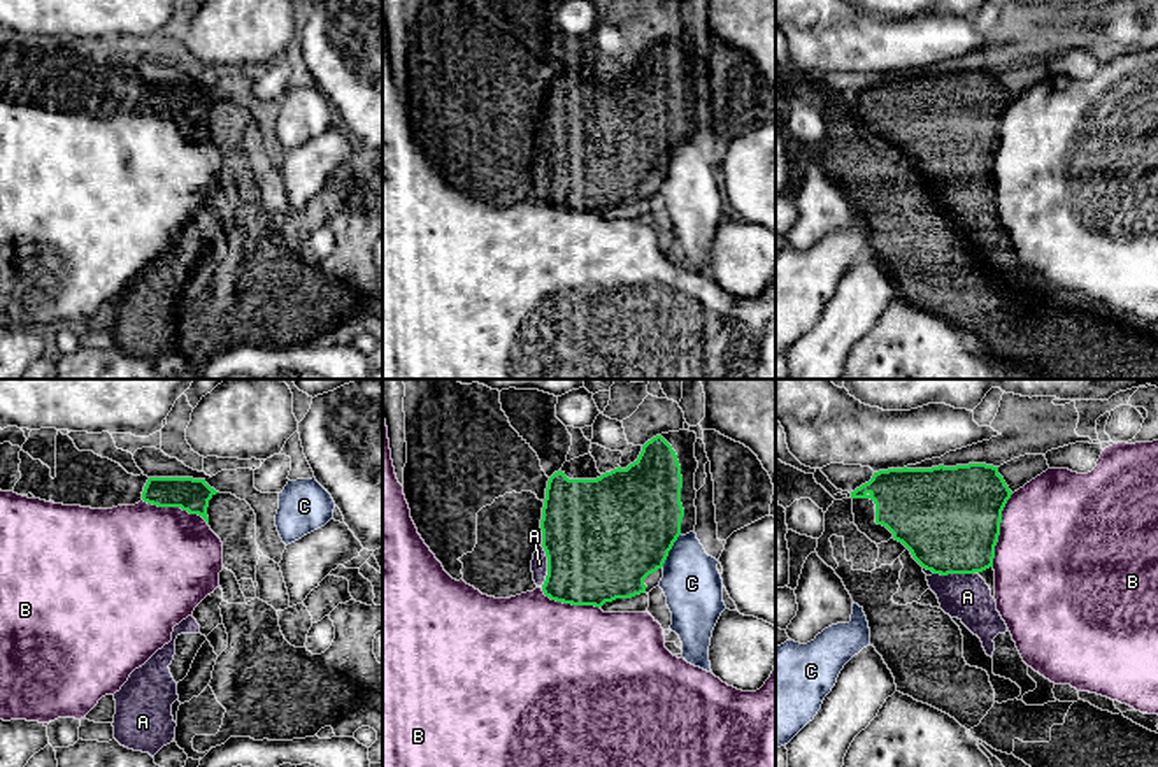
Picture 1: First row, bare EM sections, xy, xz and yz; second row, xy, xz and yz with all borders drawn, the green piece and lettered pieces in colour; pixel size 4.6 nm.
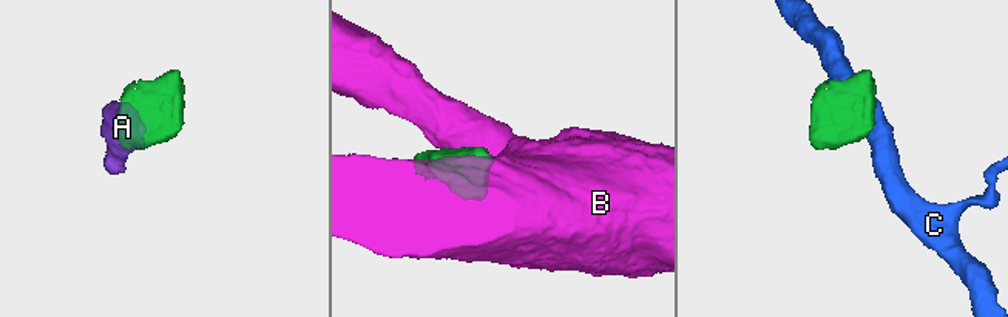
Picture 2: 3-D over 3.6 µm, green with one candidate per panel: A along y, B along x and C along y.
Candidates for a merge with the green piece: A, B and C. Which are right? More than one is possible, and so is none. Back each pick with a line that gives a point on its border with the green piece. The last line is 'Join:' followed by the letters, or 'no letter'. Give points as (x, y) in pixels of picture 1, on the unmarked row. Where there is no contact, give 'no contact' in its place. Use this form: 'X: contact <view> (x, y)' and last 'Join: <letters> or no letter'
A: contact xz (548, 172)
Join: A

